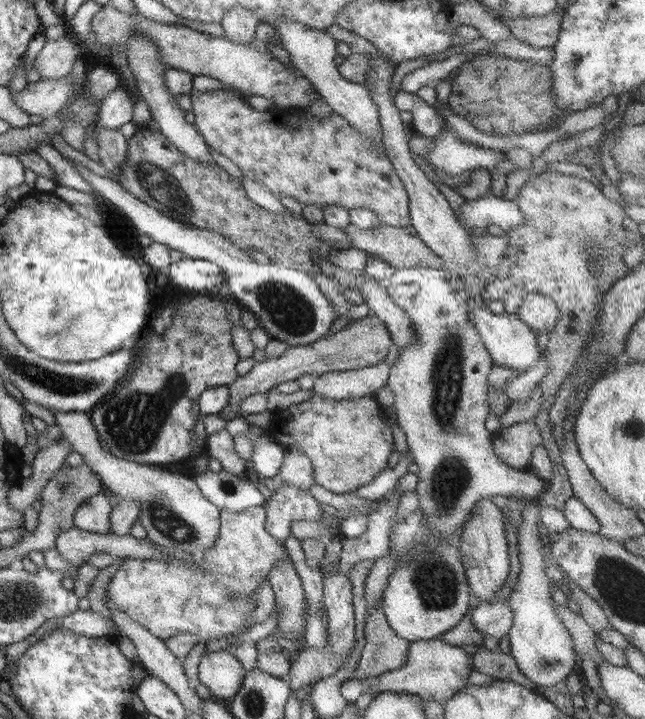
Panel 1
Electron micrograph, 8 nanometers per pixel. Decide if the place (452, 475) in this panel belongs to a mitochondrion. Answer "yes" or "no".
yes

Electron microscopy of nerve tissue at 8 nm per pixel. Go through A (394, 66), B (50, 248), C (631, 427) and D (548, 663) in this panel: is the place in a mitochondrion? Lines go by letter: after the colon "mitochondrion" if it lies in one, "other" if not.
A: other
B: other
C: mitochondrion
D: mitochondrion

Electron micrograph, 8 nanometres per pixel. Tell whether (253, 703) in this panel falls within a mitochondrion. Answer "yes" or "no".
yes

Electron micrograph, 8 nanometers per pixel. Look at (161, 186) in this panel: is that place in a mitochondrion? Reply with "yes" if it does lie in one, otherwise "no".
yes

